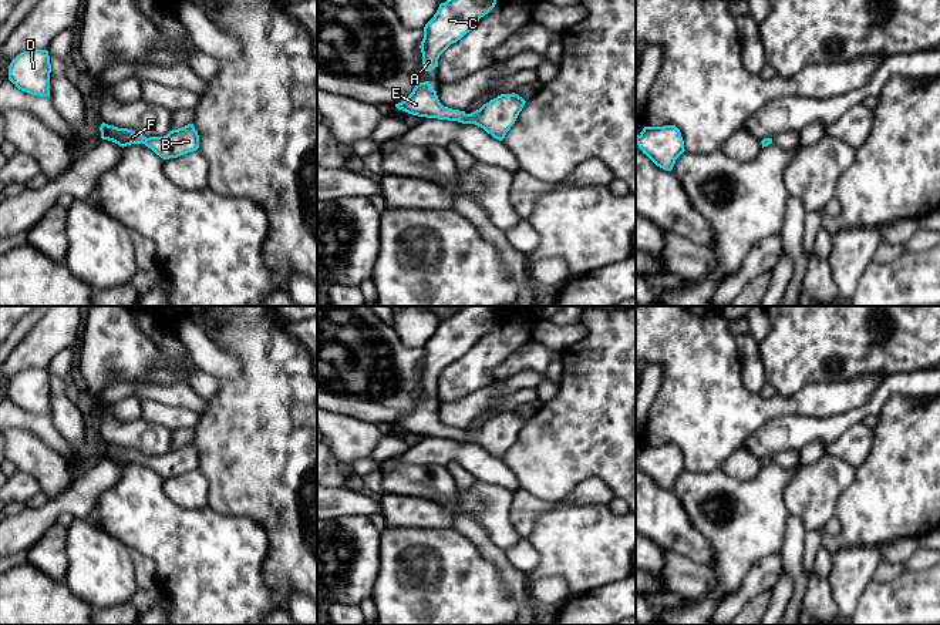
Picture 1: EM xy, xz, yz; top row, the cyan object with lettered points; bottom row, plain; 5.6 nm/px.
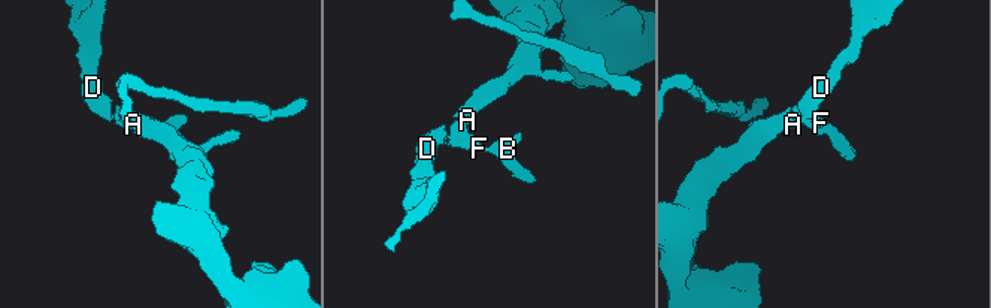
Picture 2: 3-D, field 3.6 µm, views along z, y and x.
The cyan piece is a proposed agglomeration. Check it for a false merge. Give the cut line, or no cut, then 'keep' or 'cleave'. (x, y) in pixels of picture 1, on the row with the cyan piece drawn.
cut none; keep

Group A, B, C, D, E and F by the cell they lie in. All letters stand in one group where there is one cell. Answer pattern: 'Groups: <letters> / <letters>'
Groups: A B C D E F

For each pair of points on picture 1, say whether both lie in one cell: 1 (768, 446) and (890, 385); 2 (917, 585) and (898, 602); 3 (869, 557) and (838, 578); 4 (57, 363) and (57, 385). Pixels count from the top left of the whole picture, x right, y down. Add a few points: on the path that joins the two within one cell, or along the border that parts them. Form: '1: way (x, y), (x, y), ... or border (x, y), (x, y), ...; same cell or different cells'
1: way (799, 430), (829, 429), (861, 412); same cell
2: way (913, 590), (902, 601); same cell
3: way (862, 563), (845, 577); same cell
4: border (49, 372), (54, 372), (61, 377); different cells

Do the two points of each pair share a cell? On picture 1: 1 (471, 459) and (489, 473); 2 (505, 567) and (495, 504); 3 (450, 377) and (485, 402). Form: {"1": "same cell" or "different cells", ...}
{"1": "same cell", "2": "different cells", "3": "different cells"}

